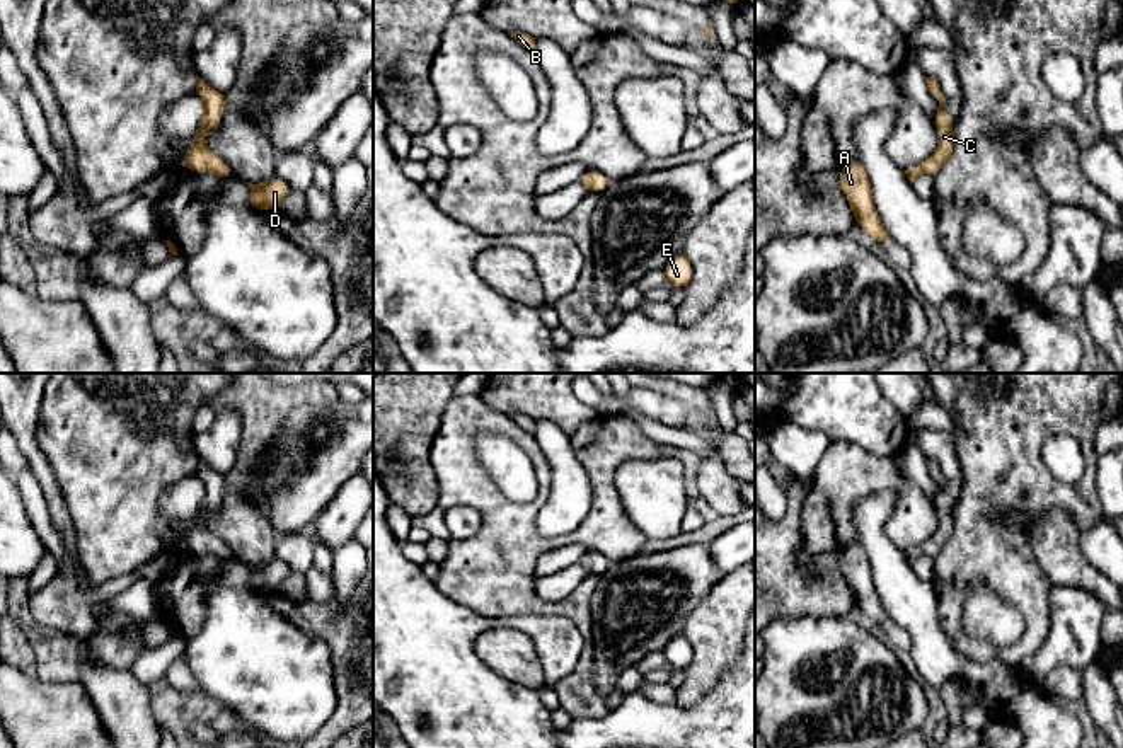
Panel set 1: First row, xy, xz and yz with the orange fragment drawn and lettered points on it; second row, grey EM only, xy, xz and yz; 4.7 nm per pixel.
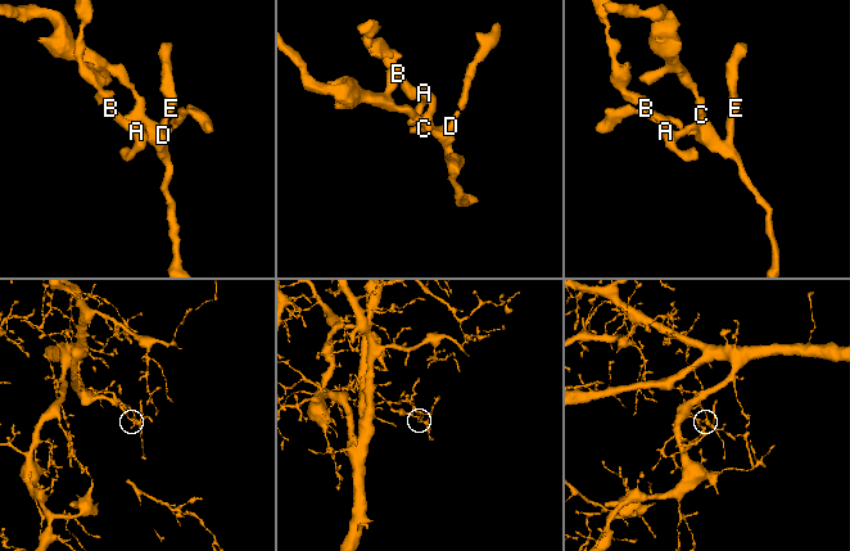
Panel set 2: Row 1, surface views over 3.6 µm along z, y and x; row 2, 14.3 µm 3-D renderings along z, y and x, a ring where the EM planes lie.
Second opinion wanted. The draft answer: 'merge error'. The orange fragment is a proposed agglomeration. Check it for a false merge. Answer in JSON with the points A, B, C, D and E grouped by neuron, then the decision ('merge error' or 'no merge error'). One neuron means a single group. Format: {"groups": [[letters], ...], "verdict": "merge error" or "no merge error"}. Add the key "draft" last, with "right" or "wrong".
{"groups": [["A", "B", "C", "D", "E"]], "verdict": "no merge error", "draft": "wrong"}

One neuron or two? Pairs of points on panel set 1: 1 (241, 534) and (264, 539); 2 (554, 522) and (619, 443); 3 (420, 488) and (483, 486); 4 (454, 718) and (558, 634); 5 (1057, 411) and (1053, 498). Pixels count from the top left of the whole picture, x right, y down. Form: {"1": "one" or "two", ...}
{"1": "one", "2": "two", "3": "two", "4": "one", "5": "one"}

